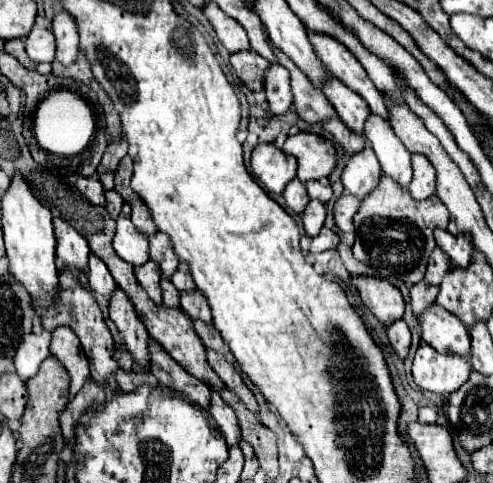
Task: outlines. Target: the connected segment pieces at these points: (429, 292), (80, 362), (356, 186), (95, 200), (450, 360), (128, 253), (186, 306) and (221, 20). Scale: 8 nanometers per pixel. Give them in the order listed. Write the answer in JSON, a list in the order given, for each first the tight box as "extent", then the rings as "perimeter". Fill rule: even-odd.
[{"extent":[410,281,438,319],"perimeter":[[[420,281],[420,283],[416,283],[416,285],[410,287],[410,305],[412,305],[412,311],[414,311],[416,319],[420,319],[422,313],[430,305],[434,305],[436,295],[438,295],[438,287],[428,285],[426,281]]]},{"extent":[50,327,90,401],"perimeter":[[[60,327],[52,333],[50,341],[50,353],[60,359],[64,369],[70,375],[70,401],[74,395],[84,387],[84,383],[90,379],[88,371],[88,359],[84,351],[80,351],[80,343],[76,341],[76,335],[68,327]]]},{"extent":[342,147,382,201],"perimeter":[[[366,147],[364,151],[348,157],[348,163],[342,171],[344,191],[362,201],[370,191],[376,189],[380,175],[382,175],[382,171],[380,171],[380,163],[378,163],[374,151],[370,147]]]},{"extent":[76,177,106,207],"perimeter":[[[78,177],[76,187],[78,187],[78,191],[80,191],[92,205],[100,205],[100,207],[106,205],[106,199],[104,199],[104,187],[102,187],[100,181],[90,179],[90,177]]]},{"extent":[412,345,470,395],"perimeter":[[[430,345],[418,347],[412,365],[414,383],[432,393],[450,395],[466,383],[470,375],[470,363],[458,355],[442,355]]]},{"extent":[114,203,148,265],"perimeter":[[[124,203],[122,213],[116,219],[114,251],[130,265],[144,265],[148,261],[148,239],[136,231],[130,221],[130,205]]]},{"extent":[180,289,212,325],"perimeter":[[[196,289],[196,291],[190,291],[190,293],[180,293],[180,307],[186,315],[190,315],[192,321],[200,319],[208,325],[212,325],[212,311],[206,303],[206,299],[202,297],[202,293]]]},{"extent":[202,1,250,53],"perimeter":[[[208,1],[208,3],[204,5],[204,9],[202,9],[202,11],[204,11],[204,15],[208,17],[208,21],[212,23],[214,31],[218,33],[218,37],[220,37],[222,45],[224,45],[230,53],[250,49],[248,35],[246,35],[244,27],[242,27],[236,19],[228,17],[228,15],[226,15],[226,13],[216,5],[216,3]]]}]

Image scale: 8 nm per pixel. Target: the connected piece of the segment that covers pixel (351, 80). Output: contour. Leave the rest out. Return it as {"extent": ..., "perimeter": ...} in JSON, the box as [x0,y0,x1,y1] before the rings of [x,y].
{"extent":[308,31,390,123],"perimeter":[[[308,31],[308,37],[316,49],[316,55],[322,59],[322,63],[330,69],[330,73],[340,79],[346,87],[356,91],[370,107],[374,115],[382,115],[386,123],[390,123],[390,113],[384,103],[384,97],[372,87],[372,81],[368,79],[364,67],[358,63],[358,59],[336,39],[328,35],[320,35],[314,31]]]}

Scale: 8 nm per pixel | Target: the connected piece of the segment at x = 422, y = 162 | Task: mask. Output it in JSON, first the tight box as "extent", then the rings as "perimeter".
{"extent":[408,155,436,201],"perimeter":[[[412,155],[412,169],[414,177],[408,187],[410,195],[416,201],[424,201],[436,193],[436,171],[432,163],[424,155]]]}

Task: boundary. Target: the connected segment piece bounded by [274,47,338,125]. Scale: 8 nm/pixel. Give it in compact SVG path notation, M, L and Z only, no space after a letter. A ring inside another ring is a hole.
M274 47L274 53L280 59L280 65L284 65L290 71L294 107L296 107L296 113L300 115L300 119L314 125L314 123L322 123L322 121L338 117L332 103L328 103L328 99L312 87L312 83L306 79L306 75L280 49Z

